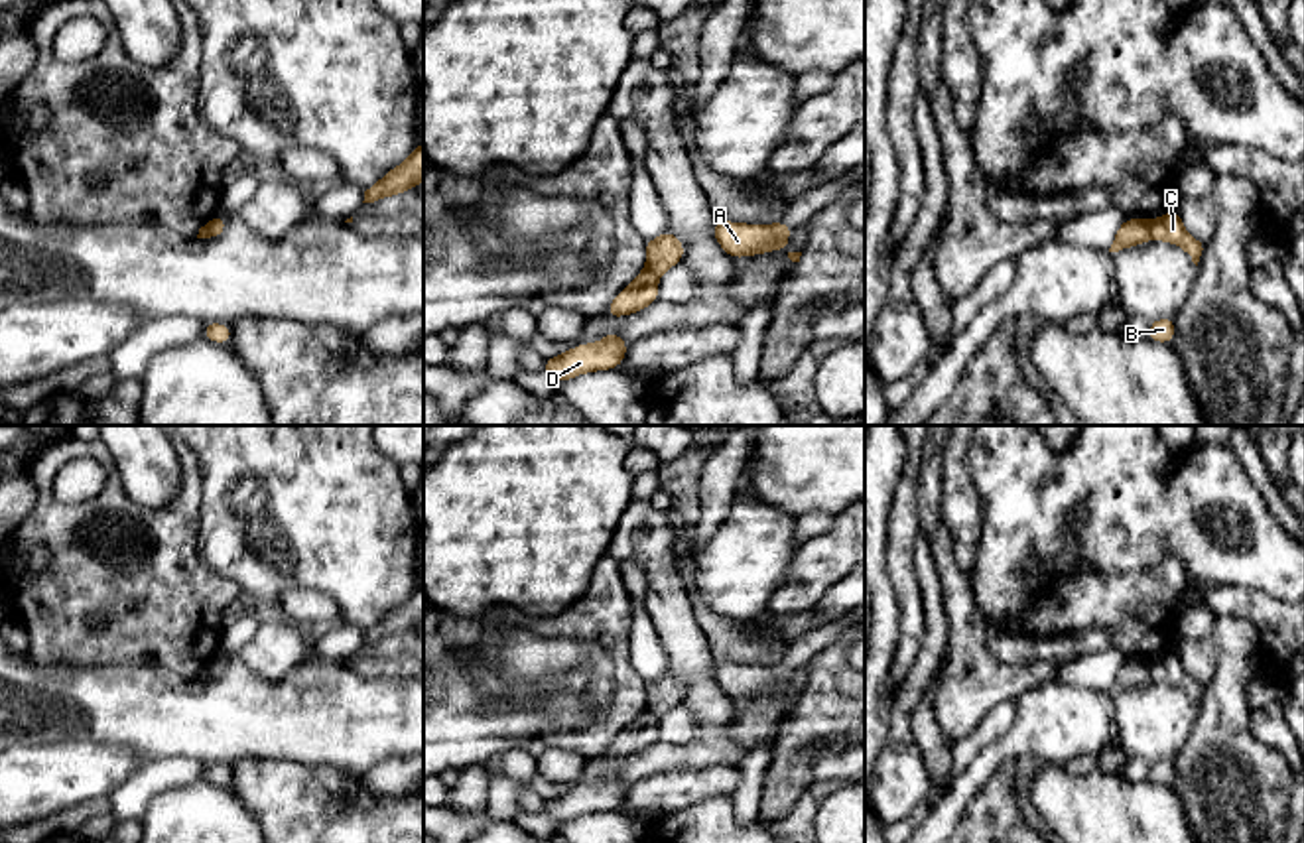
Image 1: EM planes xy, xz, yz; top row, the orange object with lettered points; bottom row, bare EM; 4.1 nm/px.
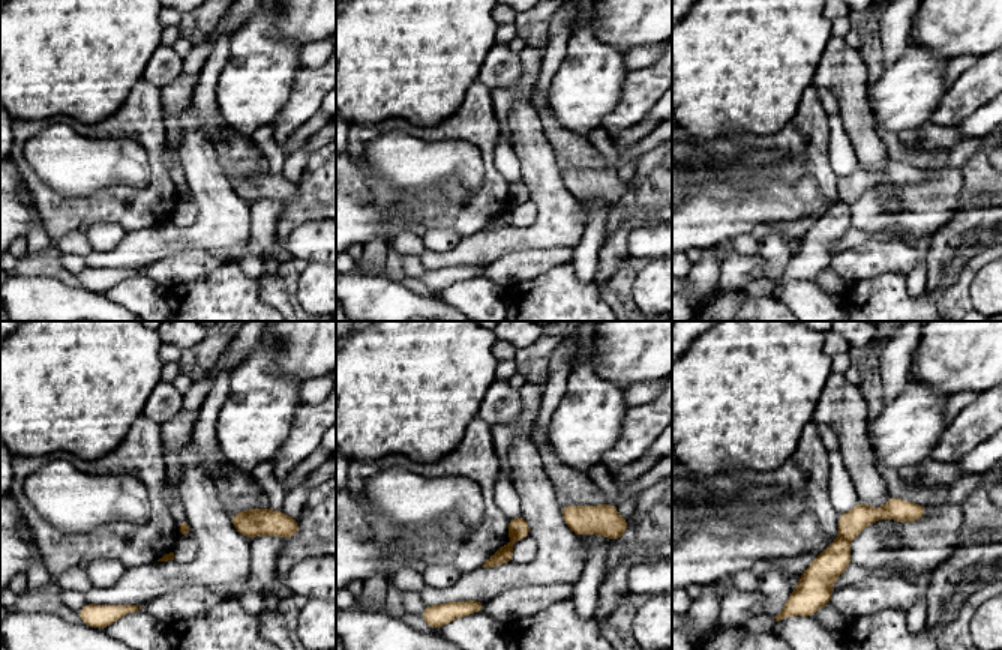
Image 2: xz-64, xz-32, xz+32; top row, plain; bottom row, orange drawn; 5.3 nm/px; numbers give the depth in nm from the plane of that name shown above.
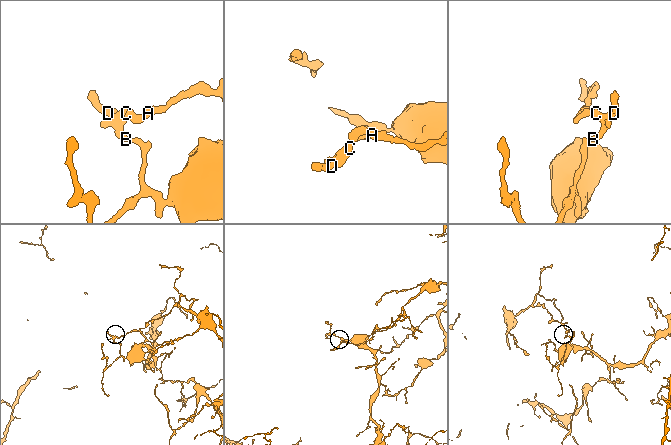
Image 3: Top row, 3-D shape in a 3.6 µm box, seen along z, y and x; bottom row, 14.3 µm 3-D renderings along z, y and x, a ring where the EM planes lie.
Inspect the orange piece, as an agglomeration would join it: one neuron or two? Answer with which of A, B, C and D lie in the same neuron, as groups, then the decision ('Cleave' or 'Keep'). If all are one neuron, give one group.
Groups: A / B C D. Cleave

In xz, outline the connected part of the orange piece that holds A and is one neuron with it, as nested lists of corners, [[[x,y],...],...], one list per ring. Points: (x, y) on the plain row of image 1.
[[[715,662],[713,666],[715,681],[731,699],[786,689],[790,674],[792,668],[782,662],[776,666],[743,666]]]

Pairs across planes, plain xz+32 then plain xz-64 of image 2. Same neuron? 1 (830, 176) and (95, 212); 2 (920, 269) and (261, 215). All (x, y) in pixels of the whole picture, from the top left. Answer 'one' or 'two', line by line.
1: one
2: one

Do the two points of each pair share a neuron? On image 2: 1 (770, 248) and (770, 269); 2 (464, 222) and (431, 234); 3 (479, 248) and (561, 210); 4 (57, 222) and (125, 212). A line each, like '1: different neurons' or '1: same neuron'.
1: same neuron
2: different neurons
3: same neuron
4: same neuron

